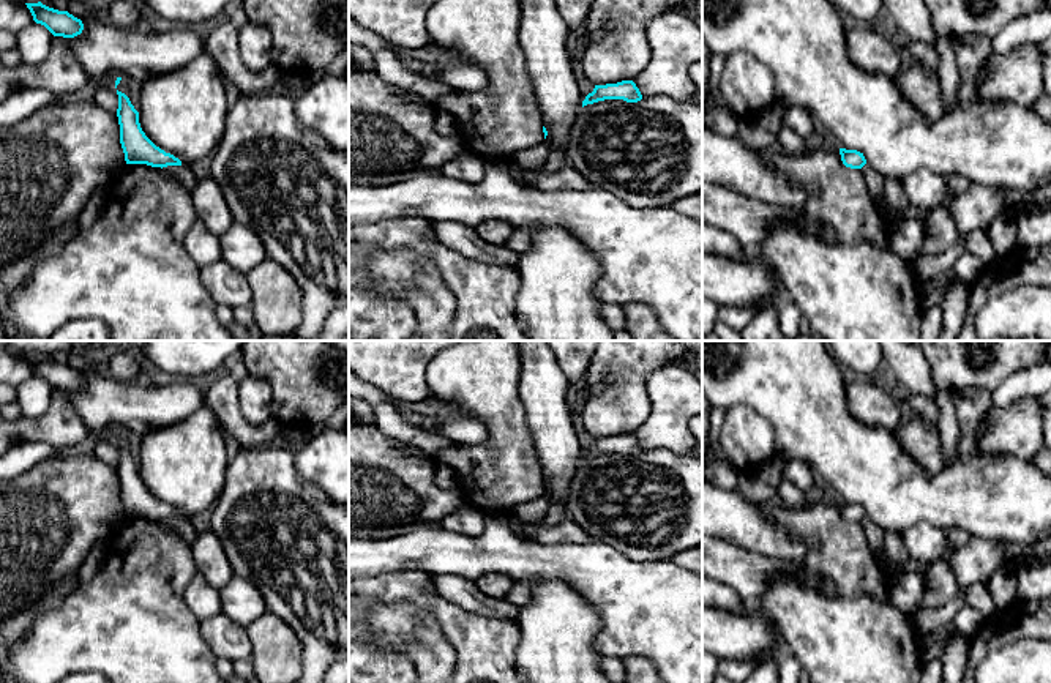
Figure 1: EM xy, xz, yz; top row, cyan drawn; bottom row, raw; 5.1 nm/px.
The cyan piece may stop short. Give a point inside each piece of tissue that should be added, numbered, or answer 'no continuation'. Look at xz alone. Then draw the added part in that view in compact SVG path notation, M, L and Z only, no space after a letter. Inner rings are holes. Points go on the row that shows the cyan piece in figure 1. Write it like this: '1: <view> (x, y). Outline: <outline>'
no continuation

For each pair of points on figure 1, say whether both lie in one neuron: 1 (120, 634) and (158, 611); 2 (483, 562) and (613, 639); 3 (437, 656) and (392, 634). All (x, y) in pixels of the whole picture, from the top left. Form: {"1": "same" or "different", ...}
{"1": "same", "2": "same", "3": "same"}

